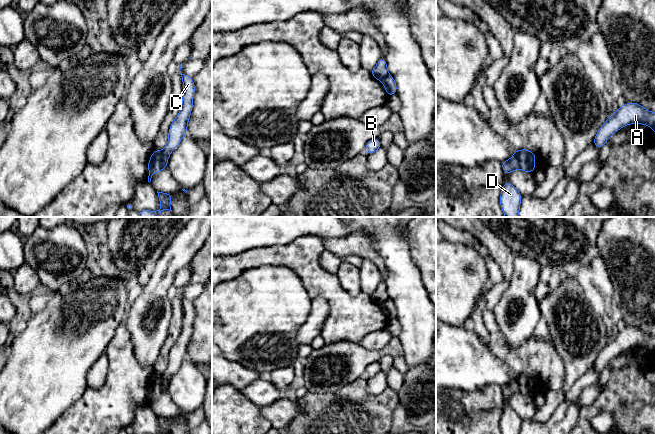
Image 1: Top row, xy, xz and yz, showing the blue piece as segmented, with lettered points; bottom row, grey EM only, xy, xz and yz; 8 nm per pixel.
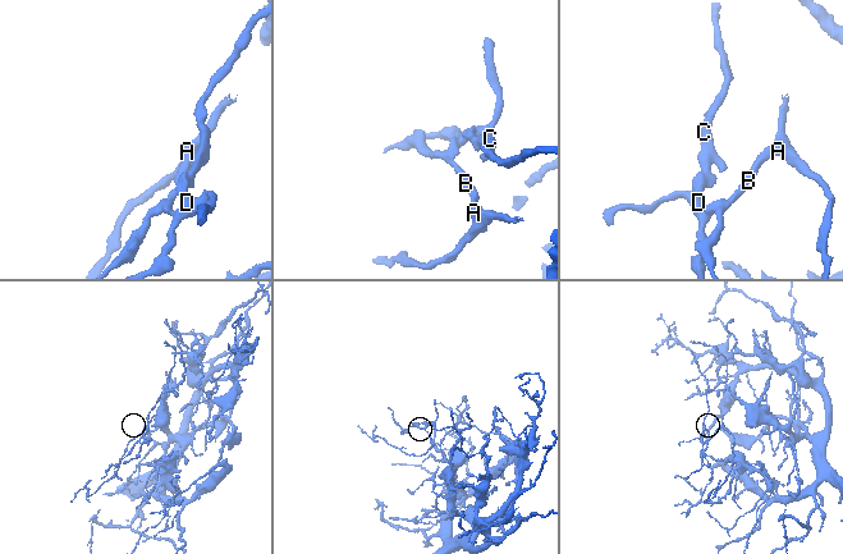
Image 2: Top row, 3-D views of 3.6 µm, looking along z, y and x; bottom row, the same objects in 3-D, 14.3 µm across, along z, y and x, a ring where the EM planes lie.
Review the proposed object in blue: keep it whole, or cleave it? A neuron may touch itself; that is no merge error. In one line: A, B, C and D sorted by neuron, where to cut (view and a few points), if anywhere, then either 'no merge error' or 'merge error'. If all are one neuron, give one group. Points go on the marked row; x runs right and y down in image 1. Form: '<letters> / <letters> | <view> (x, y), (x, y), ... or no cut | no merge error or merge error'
A B D / C | xy (159, 151), (163, 168) | merge error

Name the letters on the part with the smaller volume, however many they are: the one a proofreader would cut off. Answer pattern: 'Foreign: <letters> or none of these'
Foreign: A, B, D

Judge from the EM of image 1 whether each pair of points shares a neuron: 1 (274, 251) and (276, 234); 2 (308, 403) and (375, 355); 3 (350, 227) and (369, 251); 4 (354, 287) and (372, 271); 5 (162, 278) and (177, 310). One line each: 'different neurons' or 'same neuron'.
1: different neurons
2: different neurons
3: different neurons
4: different neurons
5: different neurons

